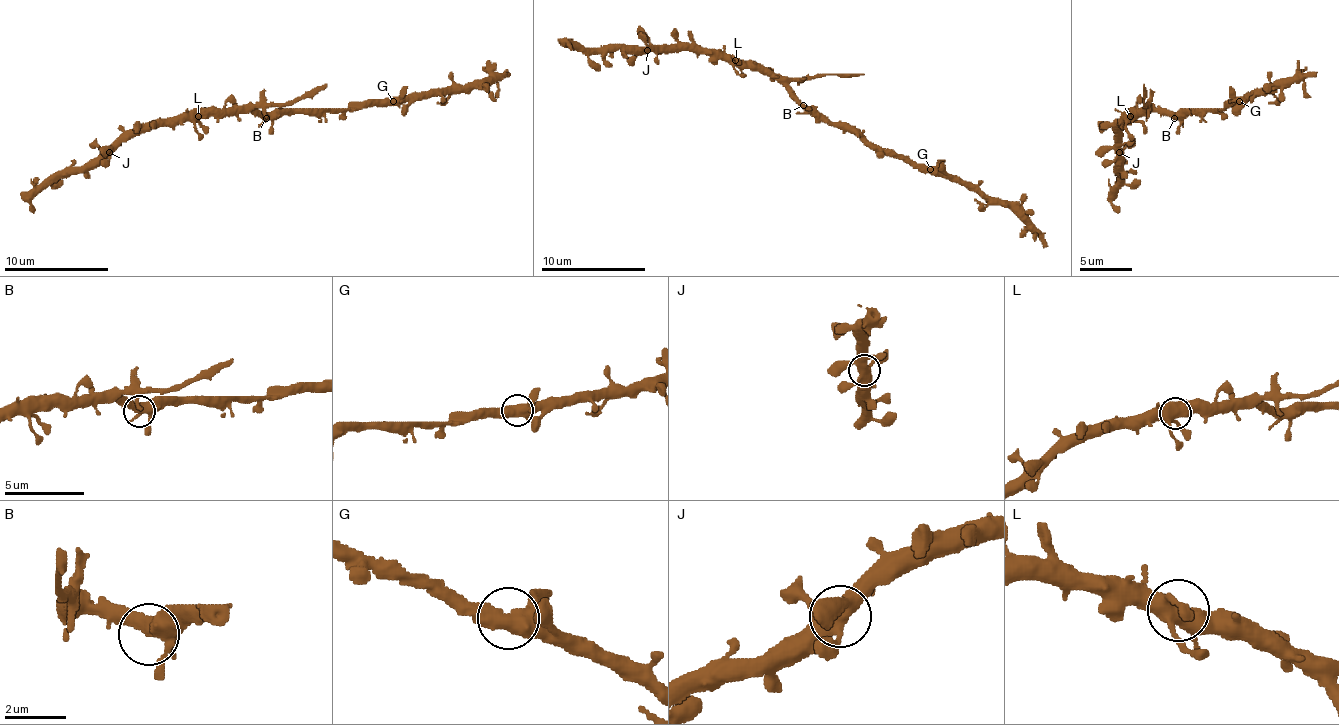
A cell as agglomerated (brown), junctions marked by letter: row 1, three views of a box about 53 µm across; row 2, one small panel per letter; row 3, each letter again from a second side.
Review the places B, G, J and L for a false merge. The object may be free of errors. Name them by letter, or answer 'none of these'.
none of these

